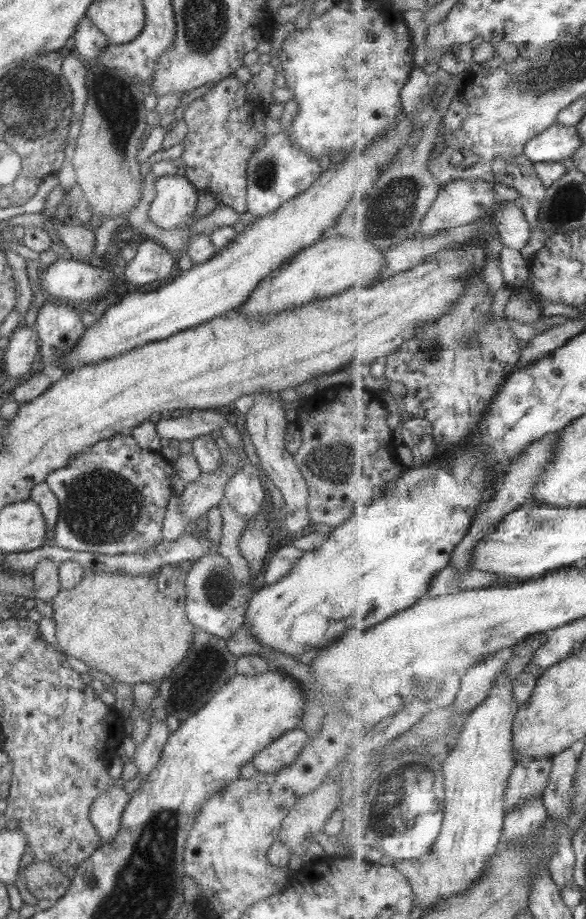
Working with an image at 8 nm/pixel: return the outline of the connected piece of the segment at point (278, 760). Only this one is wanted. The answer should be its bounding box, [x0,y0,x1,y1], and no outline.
[250,727,307,774]

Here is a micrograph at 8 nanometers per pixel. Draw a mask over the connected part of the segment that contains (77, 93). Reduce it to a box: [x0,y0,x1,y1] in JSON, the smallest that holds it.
[61,51,86,120]

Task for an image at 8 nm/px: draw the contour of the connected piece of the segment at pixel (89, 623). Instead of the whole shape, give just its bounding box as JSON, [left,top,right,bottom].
[51,565,195,686]

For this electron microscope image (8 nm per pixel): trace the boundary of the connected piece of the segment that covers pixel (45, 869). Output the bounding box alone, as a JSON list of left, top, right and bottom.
[18,860,70,902]

